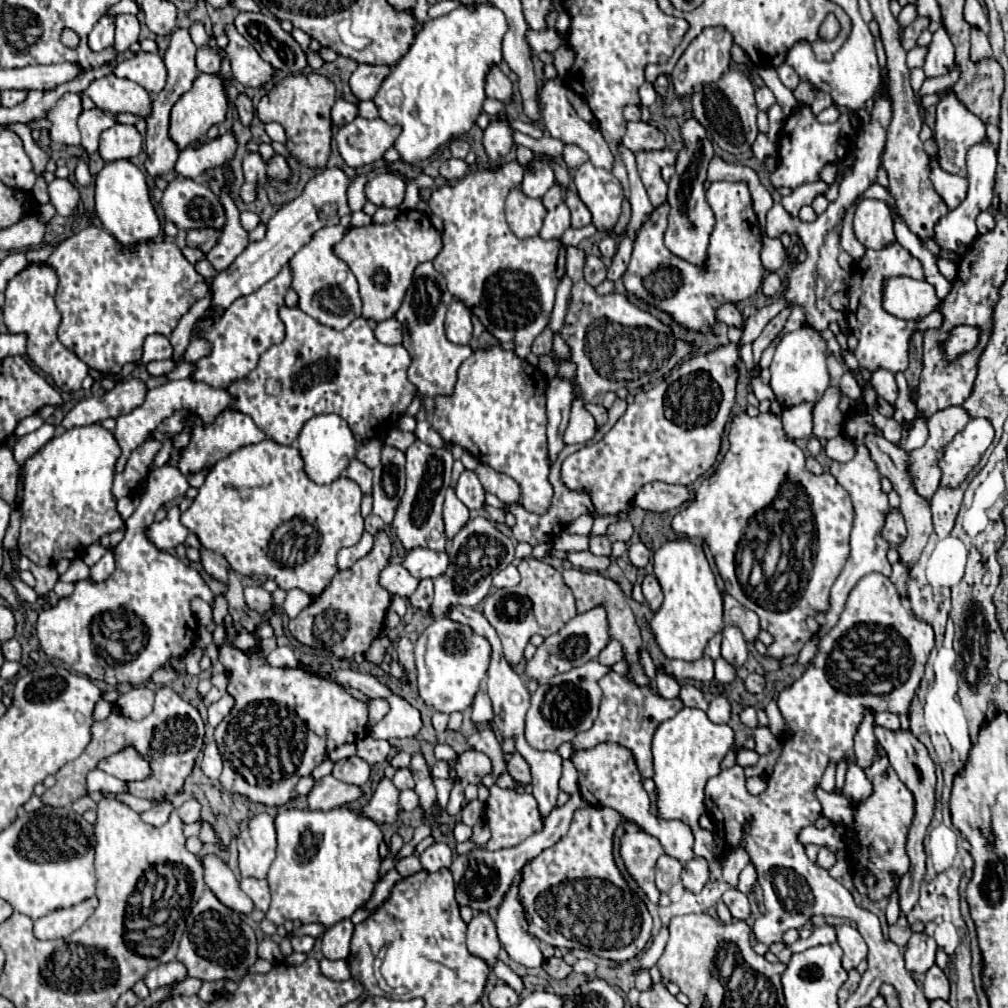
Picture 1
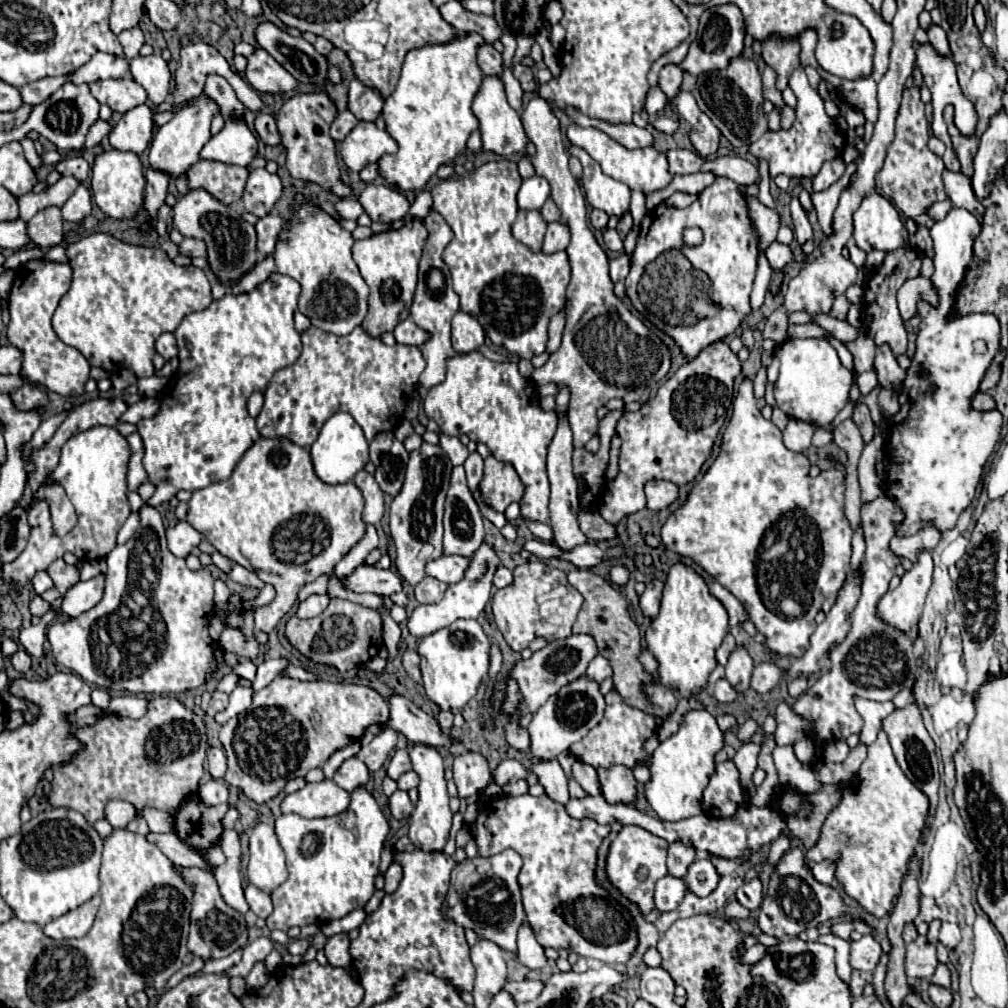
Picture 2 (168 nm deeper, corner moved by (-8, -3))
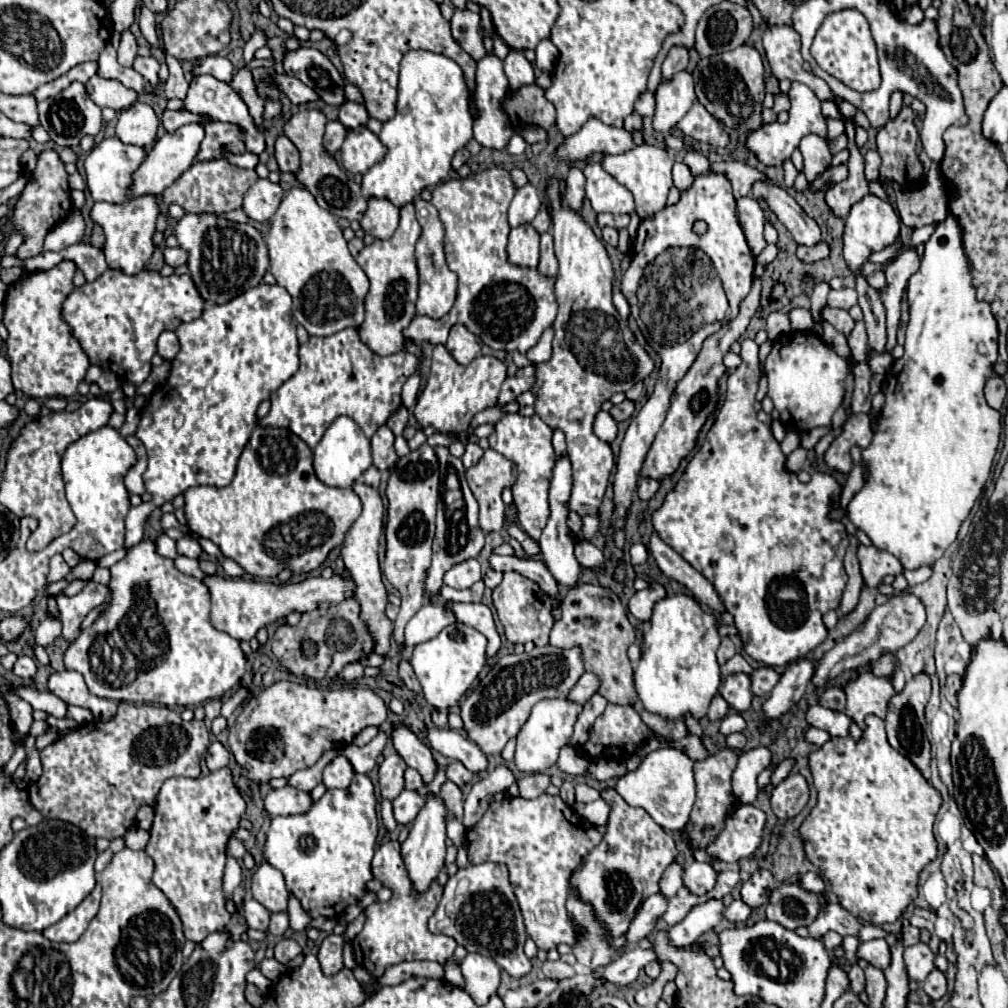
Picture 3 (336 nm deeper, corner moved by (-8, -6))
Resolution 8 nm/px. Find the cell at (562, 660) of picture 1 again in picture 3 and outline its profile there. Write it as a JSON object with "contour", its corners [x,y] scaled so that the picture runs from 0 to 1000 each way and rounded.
{"contour":[[[543,640],[531,642],[527,648],[497,652],[485,670],[473,676],[457,697],[457,713],[463,731],[473,737],[479,747],[497,747],[501,737],[521,719],[533,695],[541,691],[563,691],[578,668],[580,660],[574,642],[555,644]]]}

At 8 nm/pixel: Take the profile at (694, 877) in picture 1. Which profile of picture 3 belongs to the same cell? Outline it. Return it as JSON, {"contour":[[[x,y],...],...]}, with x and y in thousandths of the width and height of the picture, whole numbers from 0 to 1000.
{"contour":[[[688,854],[684,860],[680,860],[678,876],[688,888],[695,890],[695,888],[703,886],[709,880],[709,874],[711,874],[711,866],[707,864],[705,856]]]}

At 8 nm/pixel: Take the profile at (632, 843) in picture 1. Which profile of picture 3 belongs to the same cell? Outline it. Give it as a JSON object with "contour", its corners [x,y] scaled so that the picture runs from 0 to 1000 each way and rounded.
{"contour":[[[600,783],[596,791],[608,801],[602,824],[598,834],[578,852],[578,858],[568,864],[566,876],[580,894],[588,896],[594,912],[610,932],[622,926],[636,896],[654,884],[654,872],[672,850],[672,842],[668,830],[662,828],[640,803],[622,799],[610,783]]]}

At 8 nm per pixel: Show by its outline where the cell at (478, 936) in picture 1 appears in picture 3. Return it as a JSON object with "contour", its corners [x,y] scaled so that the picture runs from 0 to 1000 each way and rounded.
{"contour":[[[463,945],[457,955],[457,963],[461,969],[461,983],[475,999],[493,985],[497,975],[497,961],[489,951],[475,945]]]}

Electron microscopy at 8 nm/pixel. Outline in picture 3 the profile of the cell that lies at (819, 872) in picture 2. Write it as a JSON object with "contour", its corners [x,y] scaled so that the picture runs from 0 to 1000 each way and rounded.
{"contour":[[[803,864],[795,870],[795,880],[799,880],[801,884],[807,884],[807,886],[816,886],[818,876],[811,864]]]}

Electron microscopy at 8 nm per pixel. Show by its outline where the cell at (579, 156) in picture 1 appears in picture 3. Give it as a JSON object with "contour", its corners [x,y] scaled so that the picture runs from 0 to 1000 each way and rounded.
{"contour":[[[566,166],[561,182],[563,182],[561,199],[566,207],[574,209],[576,201],[578,201],[578,195],[580,195],[580,174],[578,174],[578,170],[574,166]]]}

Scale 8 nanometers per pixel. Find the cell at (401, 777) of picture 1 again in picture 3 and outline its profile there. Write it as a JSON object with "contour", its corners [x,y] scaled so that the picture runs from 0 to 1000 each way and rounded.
{"contour":[[[404,763],[404,765],[402,765],[402,783],[412,785],[412,783],[416,783],[416,781],[420,781],[418,769],[416,769],[412,763]]]}

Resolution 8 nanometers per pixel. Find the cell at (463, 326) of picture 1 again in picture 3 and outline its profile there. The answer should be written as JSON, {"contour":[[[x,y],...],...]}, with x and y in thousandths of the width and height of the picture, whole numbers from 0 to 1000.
{"contour":[[[461,322],[447,324],[441,344],[451,354],[451,358],[457,362],[465,362],[477,350],[477,342],[473,334]]]}

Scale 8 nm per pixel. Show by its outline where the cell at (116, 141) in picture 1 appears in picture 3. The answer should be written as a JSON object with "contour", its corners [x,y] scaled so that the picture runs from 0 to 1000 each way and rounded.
{"contour":[[[136,100],[132,106],[120,110],[114,134],[126,144],[146,146],[156,138],[156,124],[158,118],[154,110],[146,102]]]}

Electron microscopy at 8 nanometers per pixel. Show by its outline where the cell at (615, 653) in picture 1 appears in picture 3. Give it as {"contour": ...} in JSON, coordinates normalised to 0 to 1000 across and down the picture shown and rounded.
{"contour":[[[578,668],[576,670],[576,674],[572,676],[572,680],[568,682],[568,686],[563,689],[564,693],[568,693],[570,697],[580,697],[580,695],[584,695],[586,693],[586,689],[588,688],[592,688],[592,684],[594,684],[594,680],[596,680],[596,674],[592,672],[592,670],[588,670],[588,668]]]}

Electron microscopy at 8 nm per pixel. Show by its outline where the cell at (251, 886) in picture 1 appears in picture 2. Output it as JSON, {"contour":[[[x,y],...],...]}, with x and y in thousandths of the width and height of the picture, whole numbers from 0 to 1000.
{"contour":[[[245,879],[243,881],[243,893],[247,897],[247,901],[257,909],[257,911],[265,911],[269,905],[271,905],[271,899],[269,899],[269,889],[259,885],[257,881],[253,879]]]}

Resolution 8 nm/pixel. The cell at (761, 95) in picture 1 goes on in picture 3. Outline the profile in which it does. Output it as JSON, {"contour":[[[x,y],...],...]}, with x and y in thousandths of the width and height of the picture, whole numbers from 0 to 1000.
{"contour":[[[759,27],[757,31],[756,44],[759,50],[759,57],[763,61],[765,72],[775,80],[793,80],[799,82],[813,100],[824,100],[826,92],[822,84],[809,76],[807,72],[797,70],[797,57],[795,57],[795,39],[793,33],[787,27]]]}

